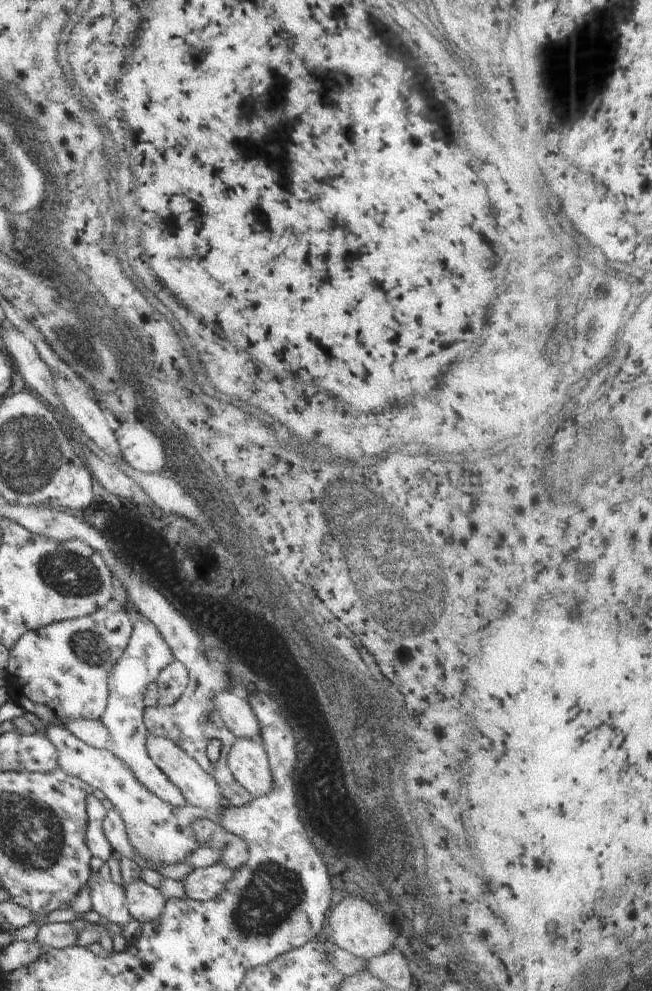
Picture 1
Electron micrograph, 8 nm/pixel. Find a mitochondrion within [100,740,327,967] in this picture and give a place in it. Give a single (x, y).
(272, 892)

